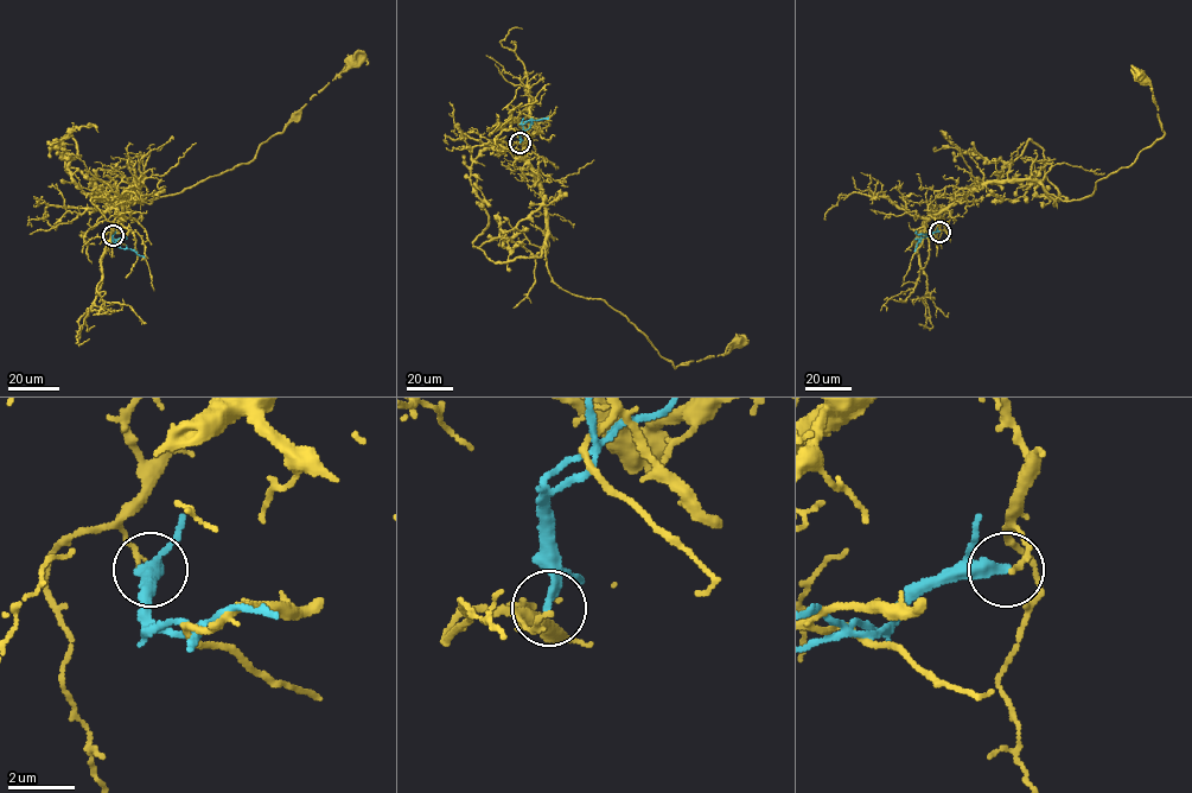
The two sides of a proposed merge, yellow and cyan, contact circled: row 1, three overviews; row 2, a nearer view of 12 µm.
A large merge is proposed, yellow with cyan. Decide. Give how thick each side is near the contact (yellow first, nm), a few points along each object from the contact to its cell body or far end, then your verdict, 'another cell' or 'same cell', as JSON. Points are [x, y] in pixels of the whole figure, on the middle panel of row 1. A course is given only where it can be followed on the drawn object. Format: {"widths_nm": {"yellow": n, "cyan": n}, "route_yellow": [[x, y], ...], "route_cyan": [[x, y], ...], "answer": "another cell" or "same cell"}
{"widths_nm": {"yellow": 140, "cyan": 300}, "route_yellow": [[521, 143], [543, 196], [552, 280], [620, 311], [675, 367], [722, 355], [735, 342]], "route_cyan": [[521, 141], [523, 124], [548, 118]], "answer": "another cell"}

